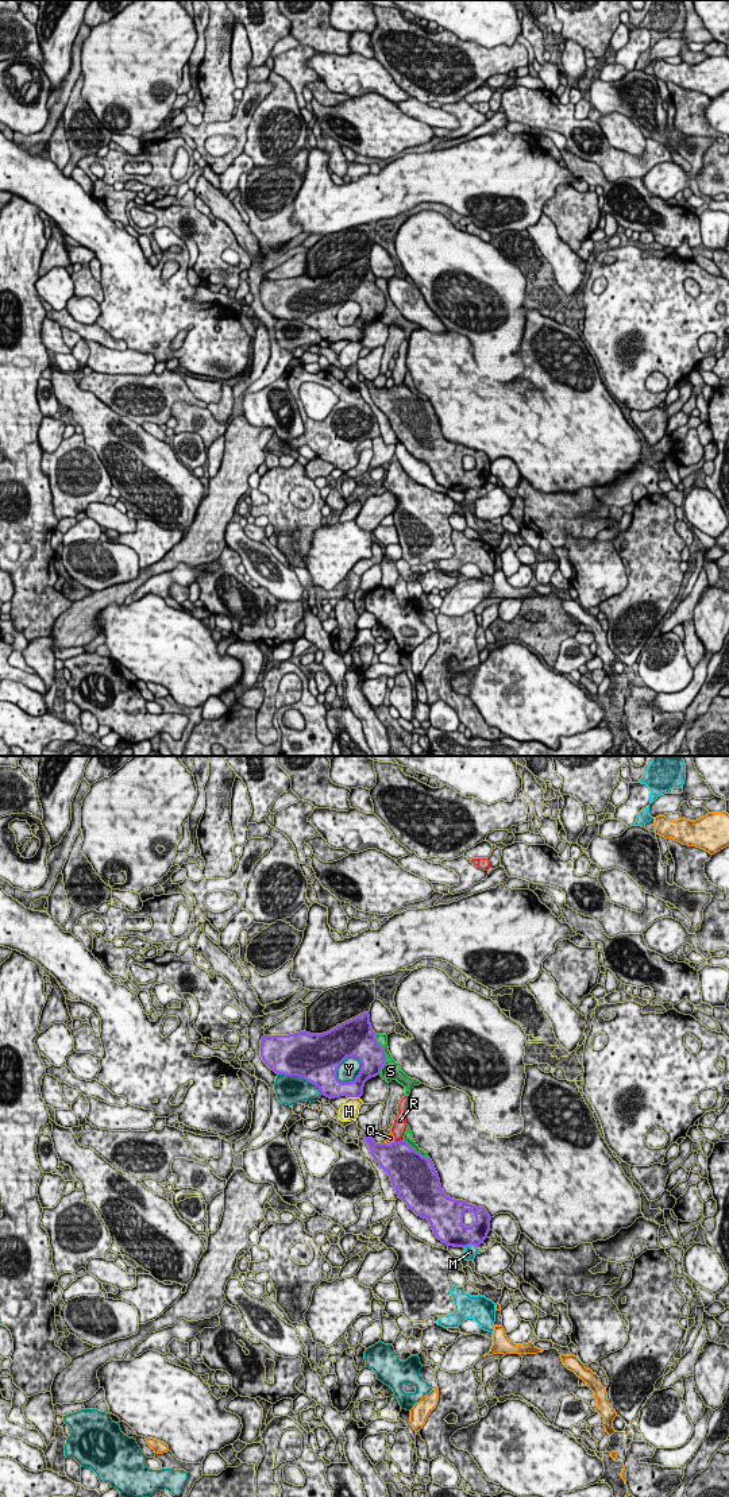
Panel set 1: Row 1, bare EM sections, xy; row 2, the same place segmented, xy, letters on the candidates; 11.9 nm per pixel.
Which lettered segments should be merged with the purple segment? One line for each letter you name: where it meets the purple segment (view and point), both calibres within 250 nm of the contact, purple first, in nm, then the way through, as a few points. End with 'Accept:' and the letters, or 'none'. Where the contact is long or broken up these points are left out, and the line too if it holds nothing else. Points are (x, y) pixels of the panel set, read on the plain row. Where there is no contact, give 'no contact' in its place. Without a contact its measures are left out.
Accept: none

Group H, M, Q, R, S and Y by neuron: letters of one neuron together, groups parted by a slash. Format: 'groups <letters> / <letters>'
groups H / M / Q / R / S / Y

